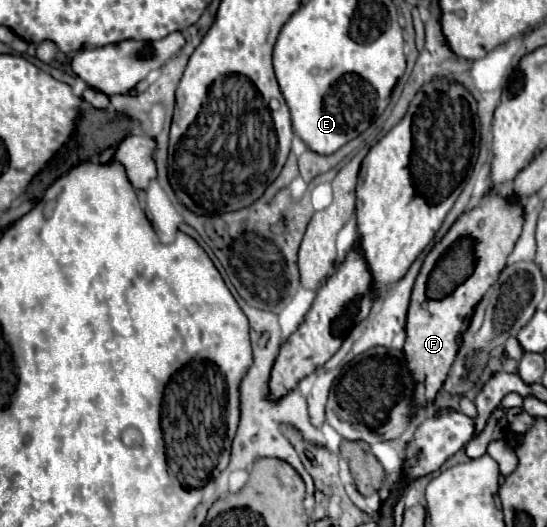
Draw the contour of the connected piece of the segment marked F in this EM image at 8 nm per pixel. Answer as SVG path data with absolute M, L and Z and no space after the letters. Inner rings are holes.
M488 193L482 197L480 205L474 207L470 213L464 213L458 217L458 221L450 227L450 231L442 237L440 243L432 247L432 251L426 255L424 265L416 277L414 289L412 289L412 301L408 309L408 323L406 323L406 345L404 345L404 357L406 367L412 373L414 381L414 401L416 405L430 405L442 387L450 365L456 357L456 351L462 343L462 333L468 329L470 317L480 303L482 295L488 291L488 287L496 281L500 271L506 265L506 257L510 255L516 239L520 237L524 223L522 207L510 205L504 199L500 199L498 193ZM460 239L472 241L472 257L474 257L474 271L472 275L460 283L450 295L444 299L430 299L426 295L426 283L428 275L436 267L438 259Z

